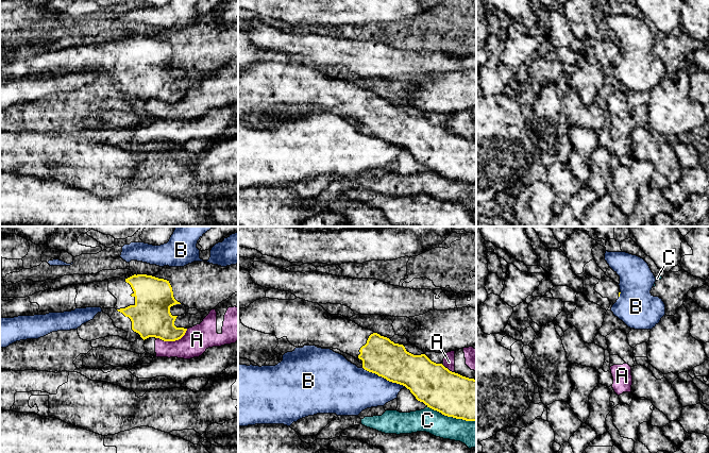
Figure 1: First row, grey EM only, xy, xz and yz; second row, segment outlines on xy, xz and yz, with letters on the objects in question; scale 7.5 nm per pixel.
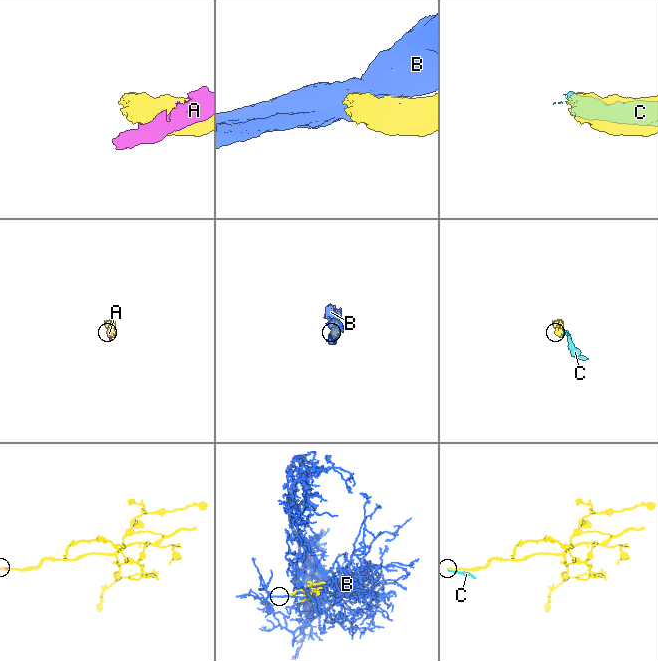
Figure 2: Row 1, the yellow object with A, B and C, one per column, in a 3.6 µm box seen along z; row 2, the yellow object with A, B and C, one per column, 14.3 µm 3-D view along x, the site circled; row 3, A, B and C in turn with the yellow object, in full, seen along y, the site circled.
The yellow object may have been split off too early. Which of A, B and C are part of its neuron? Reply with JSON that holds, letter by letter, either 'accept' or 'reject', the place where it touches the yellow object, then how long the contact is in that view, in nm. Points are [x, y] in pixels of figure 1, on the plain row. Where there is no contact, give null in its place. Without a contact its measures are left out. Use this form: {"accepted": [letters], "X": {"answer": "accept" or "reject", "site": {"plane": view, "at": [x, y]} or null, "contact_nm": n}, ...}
{"accepted": [], "A": {"answer": "reject", "site": {"plane": "xy", "at": [172, 102]}, "contact_nm": 260}, "B": {"answer": "reject", "site": {"plane": "xz", "at": [385, 139]}, "contact_nm": 360}, "C": {"answer": "reject", "site": {"plane": "xz", "at": [452, 178]}, "contact_nm": 380}}

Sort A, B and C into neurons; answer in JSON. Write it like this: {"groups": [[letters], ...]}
{"groups": [["A"], ["B"], ["C"]]}

